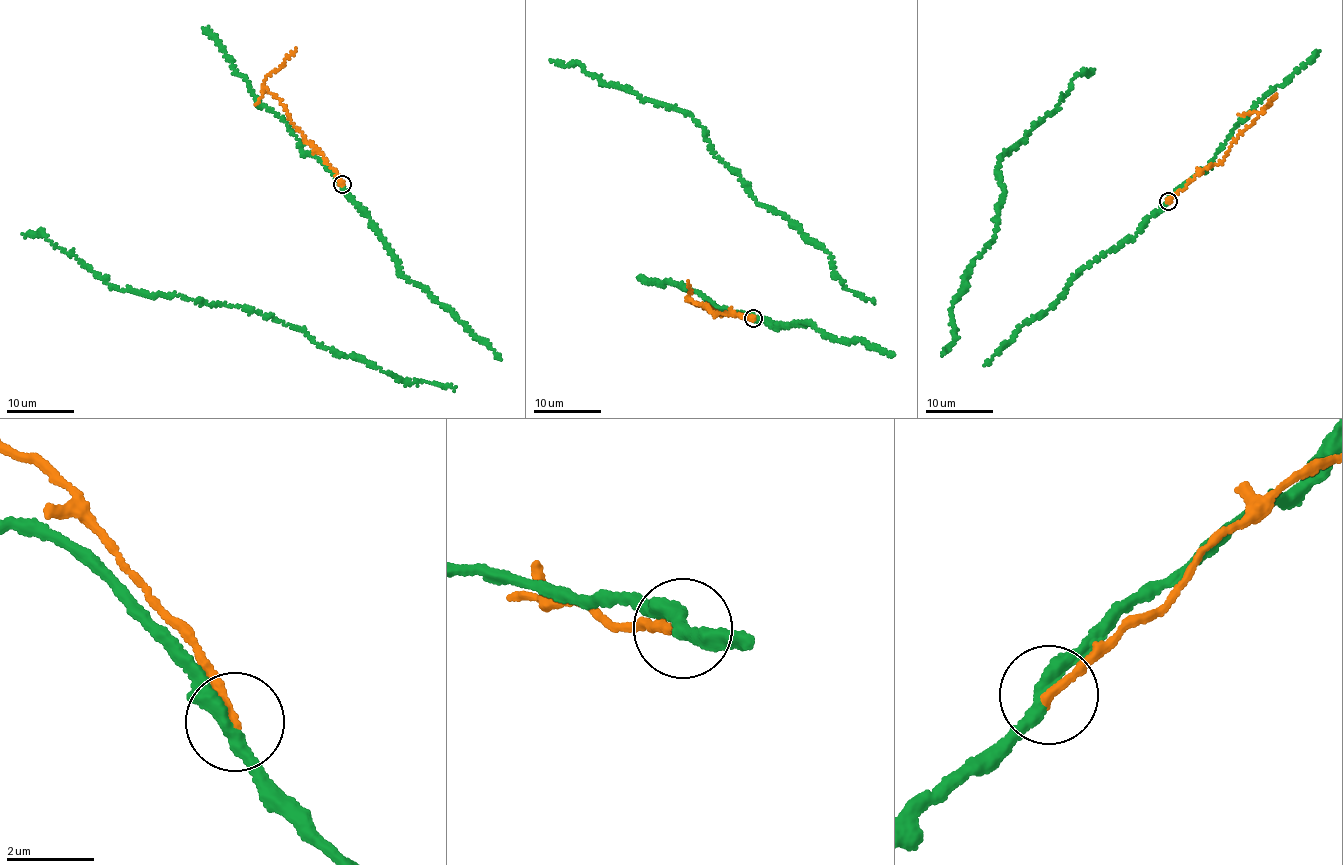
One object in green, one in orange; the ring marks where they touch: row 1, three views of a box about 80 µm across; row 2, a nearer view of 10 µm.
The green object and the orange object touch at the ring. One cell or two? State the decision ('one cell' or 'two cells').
two cells

